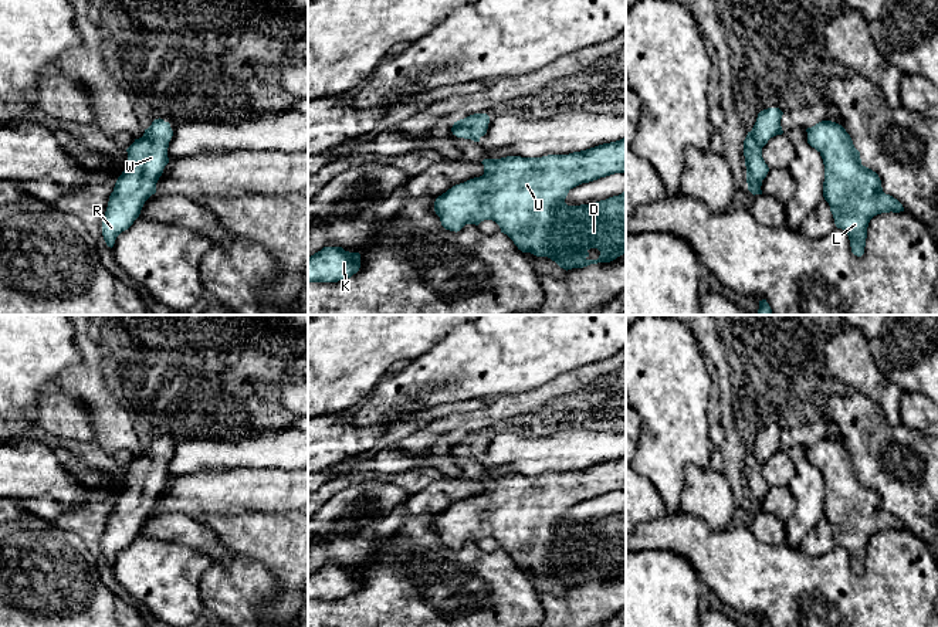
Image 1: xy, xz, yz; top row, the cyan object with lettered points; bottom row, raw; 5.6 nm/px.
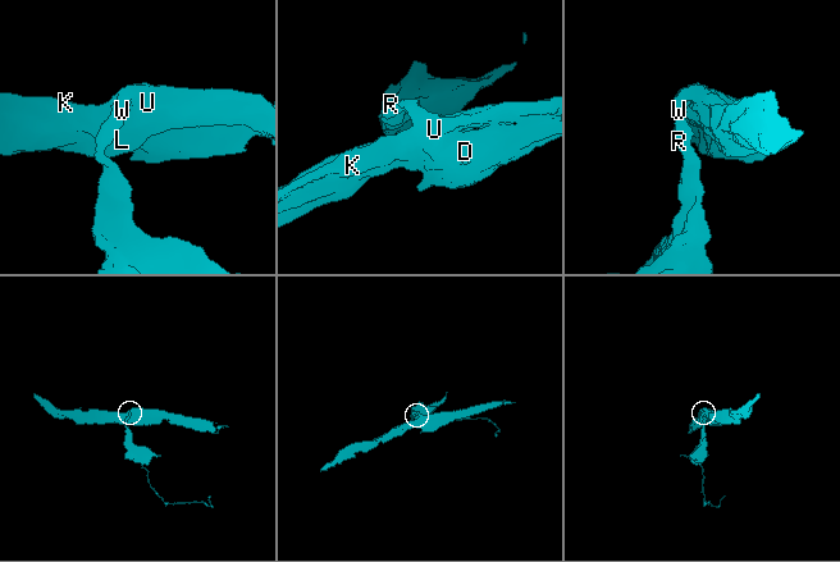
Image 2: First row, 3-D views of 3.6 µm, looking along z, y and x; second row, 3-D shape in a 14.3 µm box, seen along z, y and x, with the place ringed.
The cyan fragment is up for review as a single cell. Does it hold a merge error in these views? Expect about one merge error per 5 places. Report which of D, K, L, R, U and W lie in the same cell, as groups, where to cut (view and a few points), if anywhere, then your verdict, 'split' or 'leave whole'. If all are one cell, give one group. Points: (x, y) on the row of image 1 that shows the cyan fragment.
groups D K L R U W; cut none; leave whole

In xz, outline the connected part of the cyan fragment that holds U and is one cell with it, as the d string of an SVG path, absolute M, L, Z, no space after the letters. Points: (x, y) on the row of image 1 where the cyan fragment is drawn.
M626 138L569 155L507 156L484 159L481 163L484 165L482 176L456 184L436 199L434 211L446 230L457 233L465 224L478 226L484 220L492 220L500 226L501 233L514 241L518 250L536 257L548 257L566 271L597 262L610 262L626 254L626 192L589 204L568 206L565 203L569 190L582 183L614 173L626 173Z

